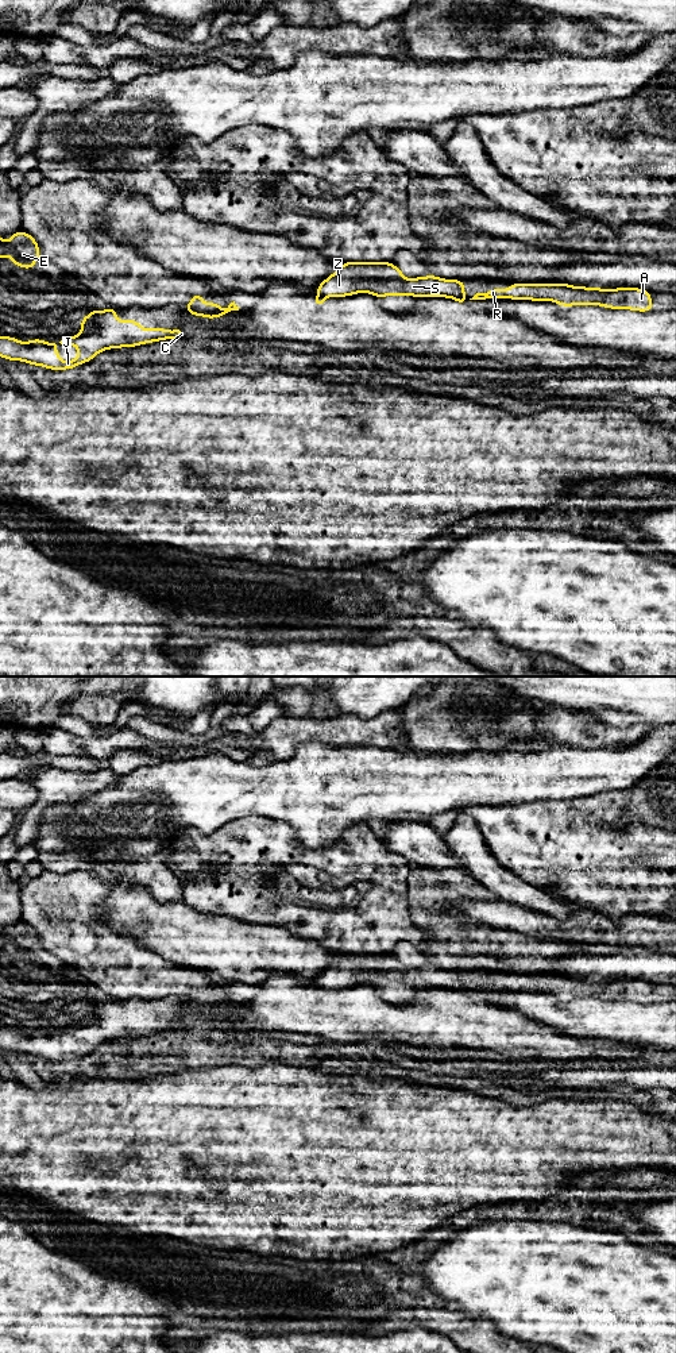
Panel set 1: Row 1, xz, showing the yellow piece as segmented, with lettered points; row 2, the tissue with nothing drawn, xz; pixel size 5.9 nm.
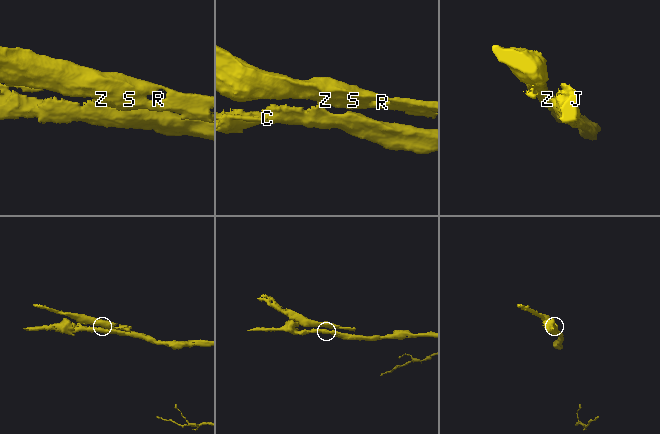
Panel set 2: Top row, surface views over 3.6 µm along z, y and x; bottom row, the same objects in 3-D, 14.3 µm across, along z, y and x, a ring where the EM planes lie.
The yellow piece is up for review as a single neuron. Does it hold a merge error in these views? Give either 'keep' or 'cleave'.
cleave

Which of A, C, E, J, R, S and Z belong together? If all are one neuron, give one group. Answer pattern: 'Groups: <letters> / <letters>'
Groups: A R S Z / C E J

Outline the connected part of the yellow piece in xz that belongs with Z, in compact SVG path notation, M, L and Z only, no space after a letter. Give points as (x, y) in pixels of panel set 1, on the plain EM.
M344 953L333 965L317 978L318 988L347 988L368 984L375 988L414 987L445 988L468 992L464 972L436 967L406 970L391 953Z

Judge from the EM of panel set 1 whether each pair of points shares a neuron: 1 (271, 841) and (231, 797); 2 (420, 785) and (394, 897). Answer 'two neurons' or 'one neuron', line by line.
1: two neurons
2: two neurons

